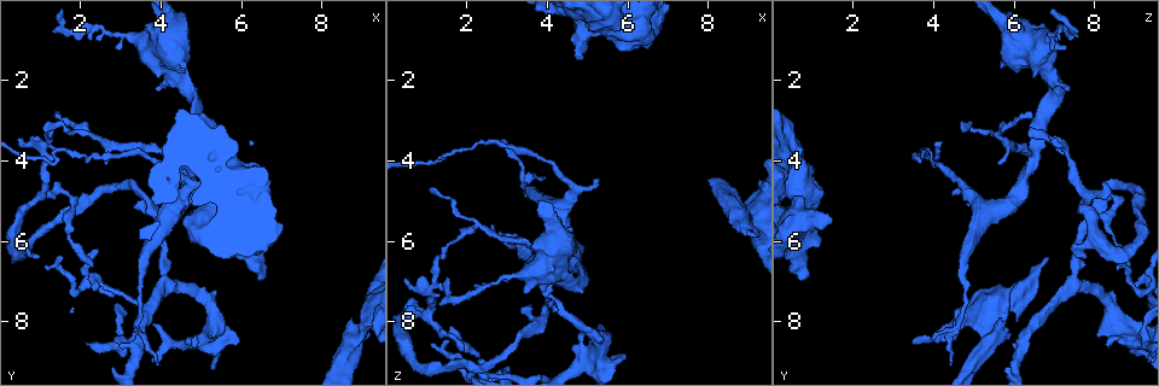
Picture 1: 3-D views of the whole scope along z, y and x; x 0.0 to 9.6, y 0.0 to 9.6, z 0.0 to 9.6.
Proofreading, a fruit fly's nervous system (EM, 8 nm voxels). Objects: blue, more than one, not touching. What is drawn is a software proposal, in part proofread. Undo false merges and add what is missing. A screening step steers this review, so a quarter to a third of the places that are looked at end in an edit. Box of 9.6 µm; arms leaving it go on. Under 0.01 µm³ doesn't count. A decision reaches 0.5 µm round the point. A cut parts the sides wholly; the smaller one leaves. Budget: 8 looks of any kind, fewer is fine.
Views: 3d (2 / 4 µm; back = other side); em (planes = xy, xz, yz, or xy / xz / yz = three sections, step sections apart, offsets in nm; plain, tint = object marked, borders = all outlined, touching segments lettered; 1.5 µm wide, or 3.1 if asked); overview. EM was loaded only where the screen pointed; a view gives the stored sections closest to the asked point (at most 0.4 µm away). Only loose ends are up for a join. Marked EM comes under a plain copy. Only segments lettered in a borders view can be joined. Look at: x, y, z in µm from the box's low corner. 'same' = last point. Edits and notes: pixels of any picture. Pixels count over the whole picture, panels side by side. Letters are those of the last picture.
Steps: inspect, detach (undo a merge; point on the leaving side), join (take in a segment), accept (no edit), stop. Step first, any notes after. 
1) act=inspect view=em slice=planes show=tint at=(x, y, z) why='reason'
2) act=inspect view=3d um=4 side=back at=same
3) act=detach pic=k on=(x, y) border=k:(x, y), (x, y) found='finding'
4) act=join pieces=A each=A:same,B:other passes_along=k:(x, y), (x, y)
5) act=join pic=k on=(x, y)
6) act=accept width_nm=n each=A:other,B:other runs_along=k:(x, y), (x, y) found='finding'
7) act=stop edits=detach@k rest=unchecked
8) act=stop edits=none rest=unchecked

act=inspect view=em slice=xy step=4 show=tint at=(6.60, 6.95, 0.85) why='free end'

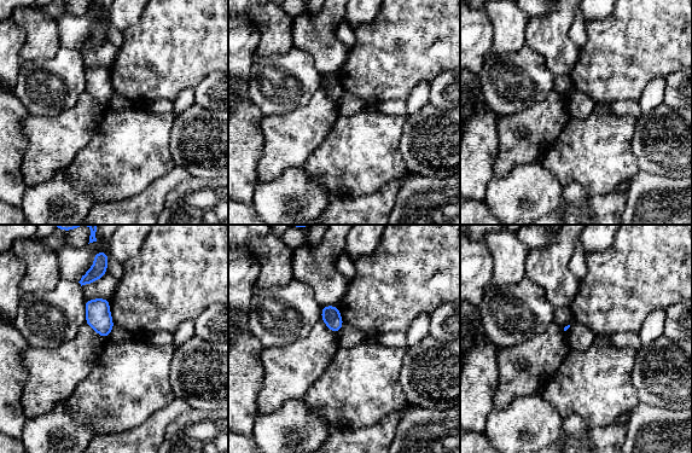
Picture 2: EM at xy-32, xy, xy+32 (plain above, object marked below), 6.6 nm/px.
act=inspect view=em slice=planes show=borders at=same why='cut it another way'

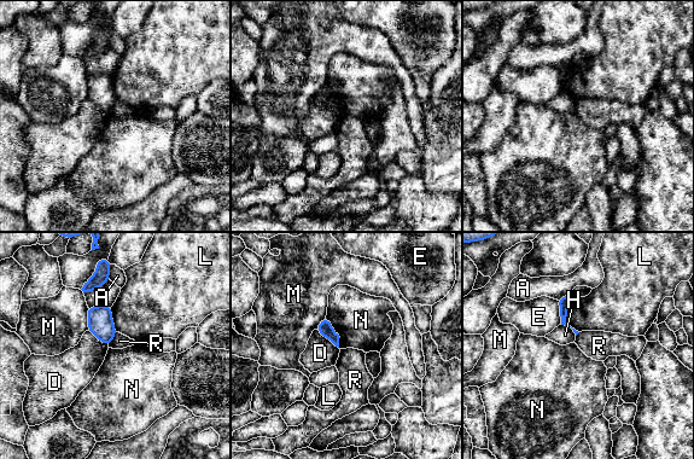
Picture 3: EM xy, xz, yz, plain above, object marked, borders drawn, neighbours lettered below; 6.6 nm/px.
act=accept each=A:other,D:other,E:other,H:other,L:other,M:other,N:other,R:other border=3:(326, 315), (339, 337), (339, 347) found='none of them fits'

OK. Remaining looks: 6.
act=inspect view=em slice=xz step=4 show=borders at=(2.90, 8.50, 3.50) why='thin end'

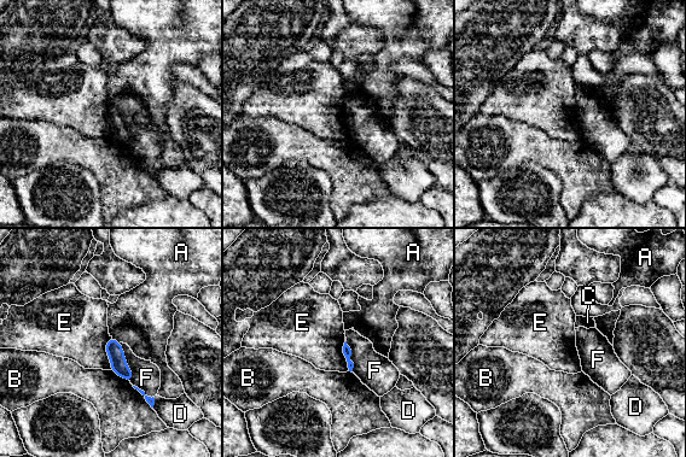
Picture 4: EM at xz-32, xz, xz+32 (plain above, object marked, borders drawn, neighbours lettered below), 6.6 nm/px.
act=accept each=A:other,B:other,C:other,D:other,E:other,F:other border=4:(111, 337), (105, 345), (110, 369) found='none of them fits'

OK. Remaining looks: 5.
act=inspect view=3d um=4 at=(4.05, 4.10, 4.00)

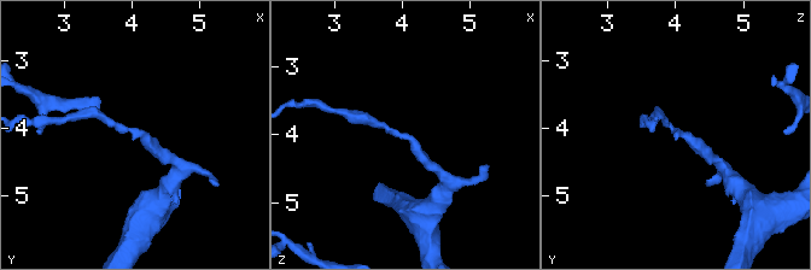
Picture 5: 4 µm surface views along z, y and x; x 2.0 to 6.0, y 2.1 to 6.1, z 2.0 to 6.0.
act=inspect view=em slice=planes show=tint at=(4.05, 4.10, 4.00) why='now the EM'

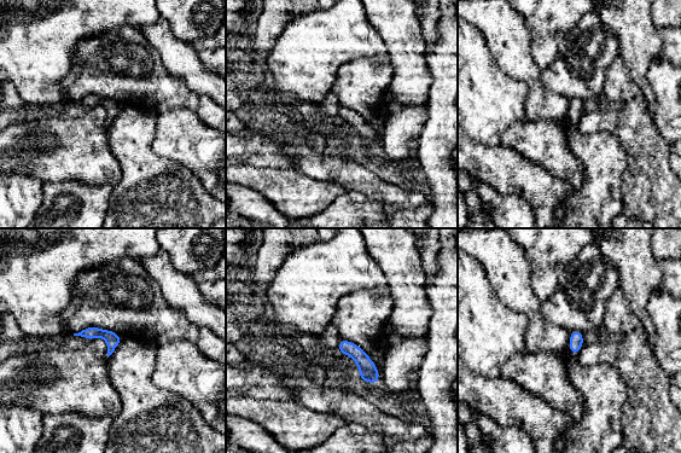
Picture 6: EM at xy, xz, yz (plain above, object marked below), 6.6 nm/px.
act=inspect view=em slice=planes show=borders at=same

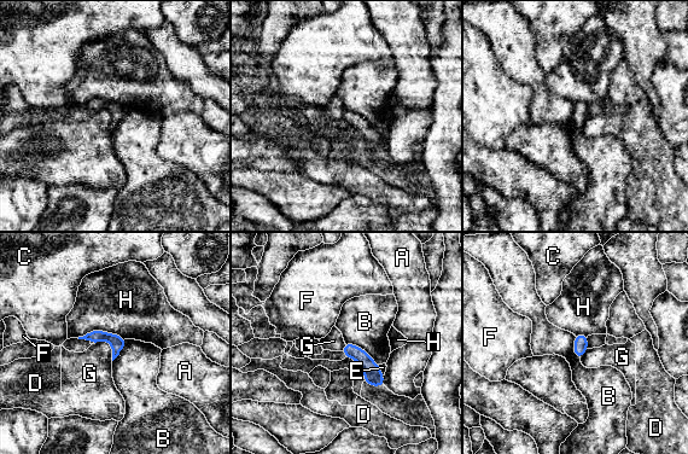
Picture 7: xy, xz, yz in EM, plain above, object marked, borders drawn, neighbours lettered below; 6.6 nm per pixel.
act=accept width_nm=100 each=A:other,B:other,C:other,D:other,E:other,F:other,G:other,H:other border=7:(345, 342), (361, 347), (378, 364) found='all the same neuron'

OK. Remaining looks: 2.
act=stop edits=none rest=unchecked

